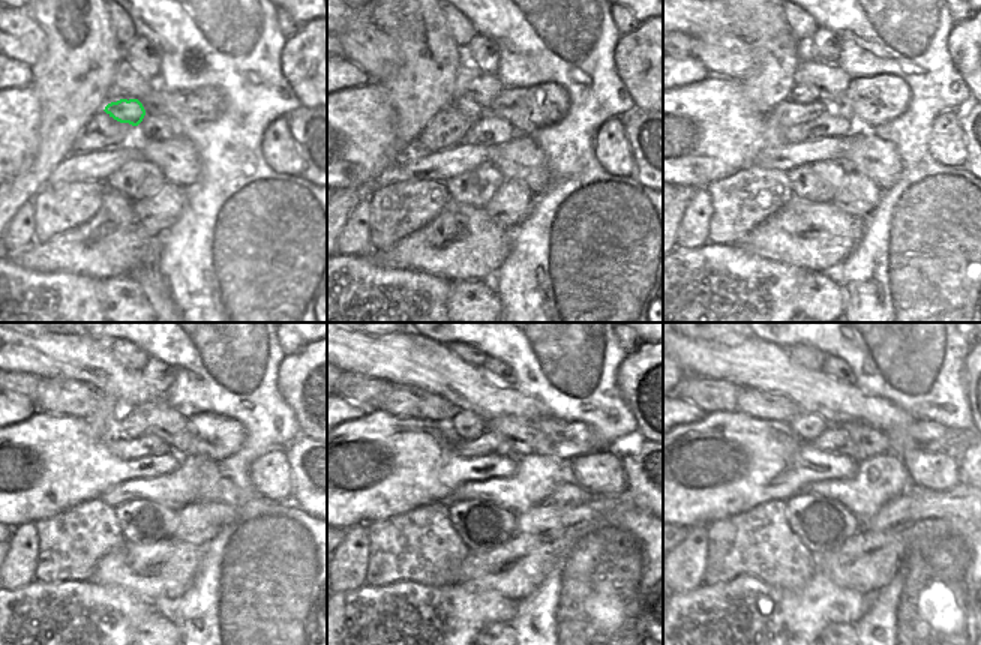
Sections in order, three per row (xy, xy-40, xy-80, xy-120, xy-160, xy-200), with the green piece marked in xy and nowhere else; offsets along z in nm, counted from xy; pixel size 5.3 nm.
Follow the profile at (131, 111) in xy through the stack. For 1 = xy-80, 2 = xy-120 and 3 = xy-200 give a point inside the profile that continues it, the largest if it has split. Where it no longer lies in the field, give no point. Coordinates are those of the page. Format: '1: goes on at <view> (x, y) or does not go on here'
1: goes on at xy-80 (800, 95)
2: goes on at xy-120 (126, 428)
3: goes on at xy-200 (806, 426)

